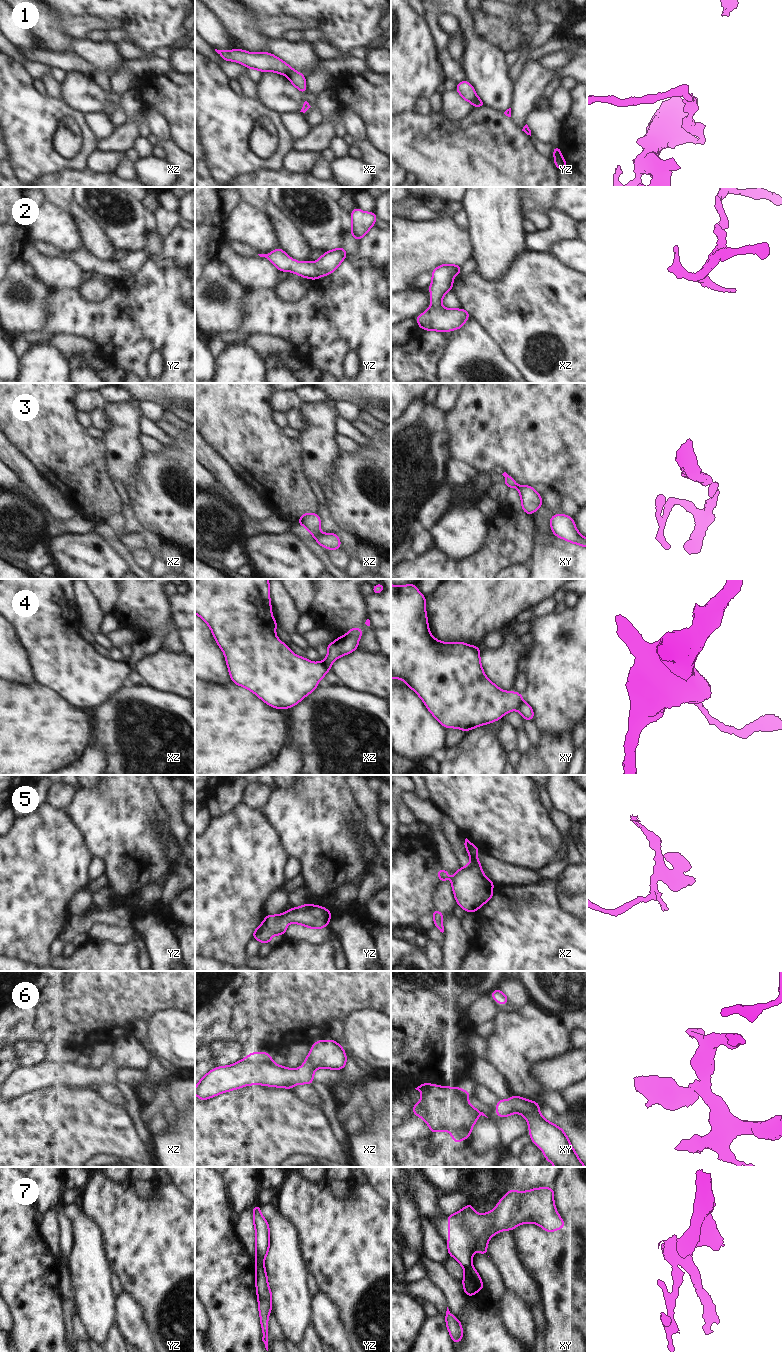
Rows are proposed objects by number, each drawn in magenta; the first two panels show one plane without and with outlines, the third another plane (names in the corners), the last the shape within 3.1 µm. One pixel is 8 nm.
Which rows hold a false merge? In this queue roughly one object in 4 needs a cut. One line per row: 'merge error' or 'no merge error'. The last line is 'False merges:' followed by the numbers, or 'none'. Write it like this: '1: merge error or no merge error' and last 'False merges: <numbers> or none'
1: merge error
2: no merge error
3: no merge error
4: merge error
5: no merge error
6: no merge error
7: merge error
False merges: 1, 4, 7

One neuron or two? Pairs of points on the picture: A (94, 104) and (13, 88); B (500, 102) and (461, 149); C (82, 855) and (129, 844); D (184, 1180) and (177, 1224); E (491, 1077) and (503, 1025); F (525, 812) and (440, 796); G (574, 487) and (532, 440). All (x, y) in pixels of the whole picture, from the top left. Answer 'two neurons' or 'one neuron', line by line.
A: two neurons
B: two neurons
C: two neurons
D: two neurons
E: two neurons
F: one neuron
G: one neuron

